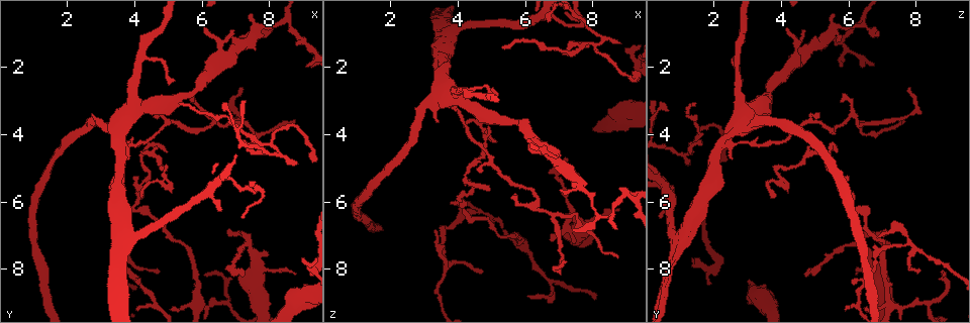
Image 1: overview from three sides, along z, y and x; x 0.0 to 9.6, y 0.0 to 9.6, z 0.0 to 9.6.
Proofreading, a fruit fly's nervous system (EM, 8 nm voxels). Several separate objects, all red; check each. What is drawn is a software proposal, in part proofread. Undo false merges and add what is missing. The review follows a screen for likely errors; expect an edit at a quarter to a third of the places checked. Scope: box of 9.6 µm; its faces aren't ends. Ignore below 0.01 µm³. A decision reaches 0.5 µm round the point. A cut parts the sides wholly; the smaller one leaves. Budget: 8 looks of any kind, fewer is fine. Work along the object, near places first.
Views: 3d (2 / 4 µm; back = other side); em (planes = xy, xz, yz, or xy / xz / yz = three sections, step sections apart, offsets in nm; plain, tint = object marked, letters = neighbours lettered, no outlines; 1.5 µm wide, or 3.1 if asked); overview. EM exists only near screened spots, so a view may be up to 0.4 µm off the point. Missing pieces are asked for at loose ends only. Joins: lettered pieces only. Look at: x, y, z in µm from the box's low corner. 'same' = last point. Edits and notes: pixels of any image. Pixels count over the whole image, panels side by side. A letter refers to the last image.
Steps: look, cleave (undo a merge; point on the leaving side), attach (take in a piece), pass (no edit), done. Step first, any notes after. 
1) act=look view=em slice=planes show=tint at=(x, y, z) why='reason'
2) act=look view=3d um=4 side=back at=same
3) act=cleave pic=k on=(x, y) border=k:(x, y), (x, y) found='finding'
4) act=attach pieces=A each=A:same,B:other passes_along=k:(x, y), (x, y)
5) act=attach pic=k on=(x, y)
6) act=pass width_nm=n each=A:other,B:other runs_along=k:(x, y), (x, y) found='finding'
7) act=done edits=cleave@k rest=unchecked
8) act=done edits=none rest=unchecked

act=look view=em slice=planes show=letters at=(8.75, 4.85, 1.35) why='tapers out'

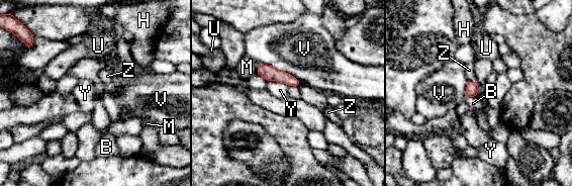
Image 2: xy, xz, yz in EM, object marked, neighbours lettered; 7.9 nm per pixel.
act=pass each=B:other,H:other,M:other,U:other,V:other,Y:other,Z:other runs_along=2:(260, 67), (297, 83) found='none of them fits'

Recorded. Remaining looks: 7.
act=look view=em slice=planes show=letters at=(5.15, 5.75, 4.20) why='an open end'

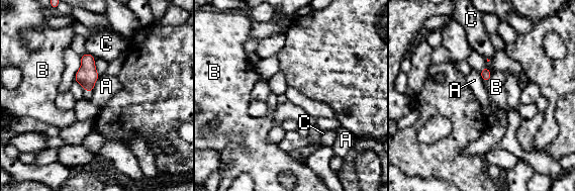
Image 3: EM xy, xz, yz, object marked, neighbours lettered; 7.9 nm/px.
act=pass width_nm=60 each=A:other,B:other,C:other border=3:(99, 76), (91, 92) found='none of them fits'

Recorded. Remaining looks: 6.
act=look view=em slice=planes show=tint at=(7.05, 3.35, 7.90) why='abrupt turn'

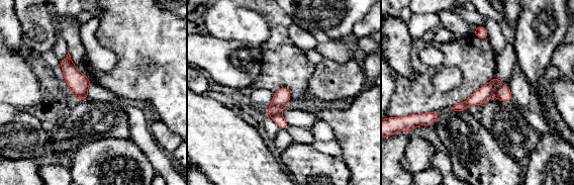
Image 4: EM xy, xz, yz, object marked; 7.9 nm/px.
act=look view=em slice=planes show=letters at=same why='what lies round it'

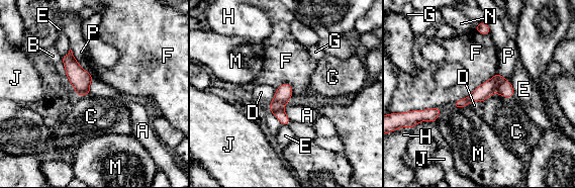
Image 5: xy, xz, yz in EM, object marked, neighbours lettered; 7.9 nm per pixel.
act=pass each=A:other,B:other,C:other,D:other,E:other,F:other,G:other,H:other,J:other,M:other,N:other,P:other runs_along=5:(510, 89), (486, 89), (457, 104) found='continuous, no second neuron'

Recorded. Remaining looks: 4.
act=done edits=none rest=unchecked

